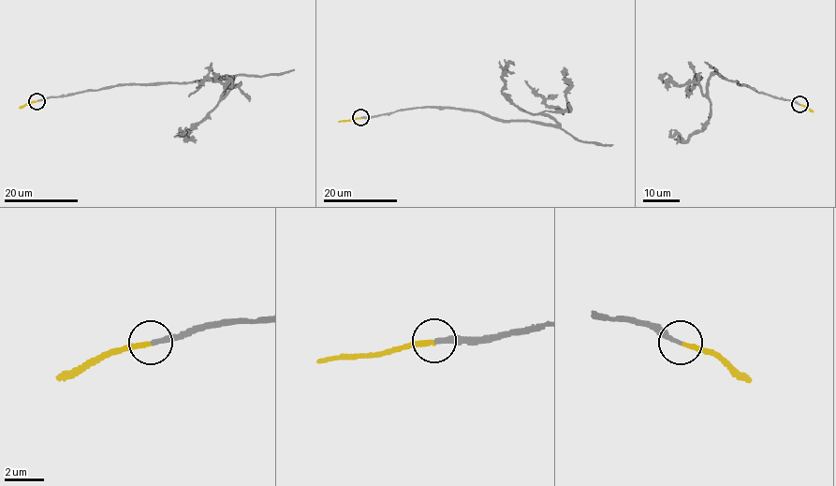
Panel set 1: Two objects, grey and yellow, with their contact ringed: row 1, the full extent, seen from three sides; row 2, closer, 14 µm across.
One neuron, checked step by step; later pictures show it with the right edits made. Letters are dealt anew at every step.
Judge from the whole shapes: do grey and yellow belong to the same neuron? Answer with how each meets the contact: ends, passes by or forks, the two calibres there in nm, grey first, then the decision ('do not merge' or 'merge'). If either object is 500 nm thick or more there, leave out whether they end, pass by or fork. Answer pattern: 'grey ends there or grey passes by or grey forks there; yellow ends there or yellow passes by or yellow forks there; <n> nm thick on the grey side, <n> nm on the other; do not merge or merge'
grey ends there; yellow ends there; 240 nm thick on the grey side, 240 nm on the other; merge

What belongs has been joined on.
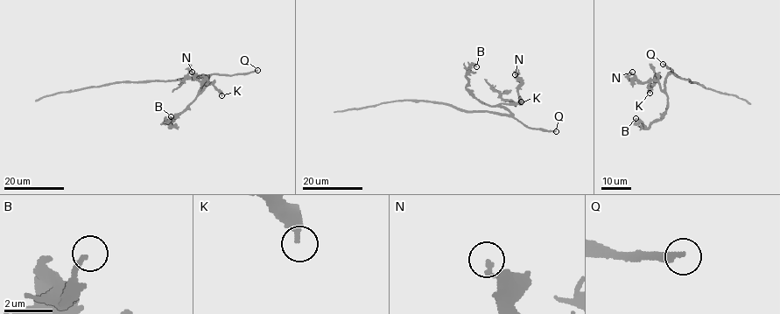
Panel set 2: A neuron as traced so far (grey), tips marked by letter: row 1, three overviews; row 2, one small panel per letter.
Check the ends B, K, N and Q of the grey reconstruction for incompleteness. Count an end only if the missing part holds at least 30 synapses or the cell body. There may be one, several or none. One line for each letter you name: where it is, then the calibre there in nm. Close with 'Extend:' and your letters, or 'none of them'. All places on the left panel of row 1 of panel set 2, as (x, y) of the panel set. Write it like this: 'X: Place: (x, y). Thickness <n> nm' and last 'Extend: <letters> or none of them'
Q: Place: (257, 70). Thickness 300 nm
Extend: Q

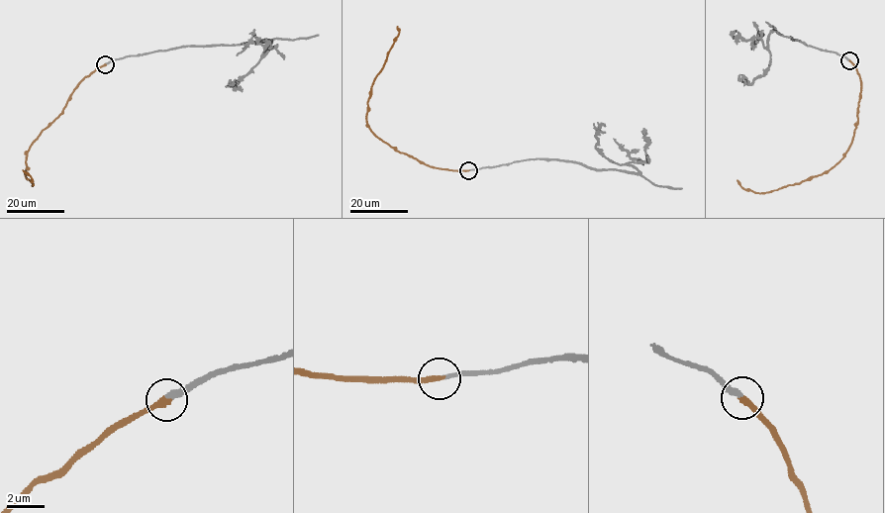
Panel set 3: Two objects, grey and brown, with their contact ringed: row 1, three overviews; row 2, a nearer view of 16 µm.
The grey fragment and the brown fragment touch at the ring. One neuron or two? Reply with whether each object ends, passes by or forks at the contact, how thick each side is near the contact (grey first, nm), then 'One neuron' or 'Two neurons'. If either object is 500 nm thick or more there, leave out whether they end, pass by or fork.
At the ring grey ends. At the ring brown ends. Thickness 260 nm (grey) against 320 nm. One neuron

